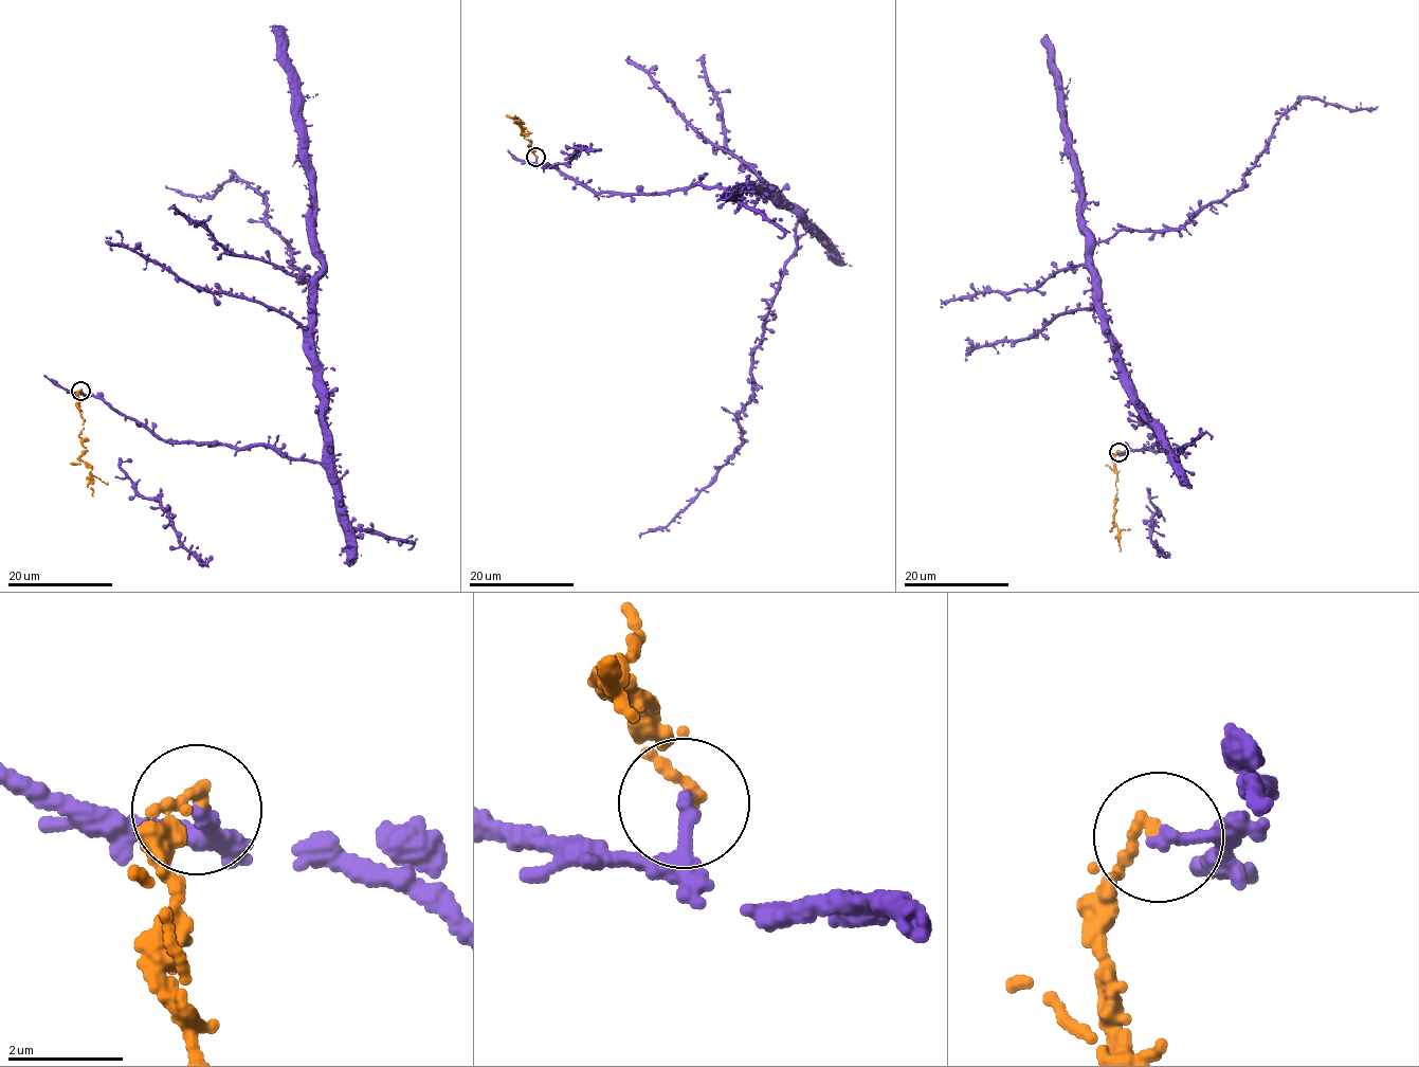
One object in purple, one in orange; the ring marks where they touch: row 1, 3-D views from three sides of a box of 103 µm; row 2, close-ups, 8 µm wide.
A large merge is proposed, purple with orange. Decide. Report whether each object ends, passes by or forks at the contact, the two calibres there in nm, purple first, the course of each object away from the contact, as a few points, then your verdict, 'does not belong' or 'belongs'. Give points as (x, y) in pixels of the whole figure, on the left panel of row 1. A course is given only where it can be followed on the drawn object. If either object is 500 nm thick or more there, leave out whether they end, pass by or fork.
purple ends there; orange ends there; 280 nm thick on the purple side, 240 nm on the other; purple runs (80, 391), (169, 442), (322, 460), (322, 269), (316, 286), (292, 267), (235, 176), (206, 197), (166, 186); orange runs (80, 391), (77, 397), (84, 428), (79, 437), (86, 452), (80, 458), (92, 469), (87, 487), (93, 495); does not belong

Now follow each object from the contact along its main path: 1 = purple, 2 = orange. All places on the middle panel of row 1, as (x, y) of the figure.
1: (535, 157), (597, 193), (745, 188), (797, 217), (742, 441), (639, 538)
2: (535, 157), (528, 145), (530, 143), (521, 134), (523, 128), (515, 123), (523, 123), (513, 118), (515, 114)

